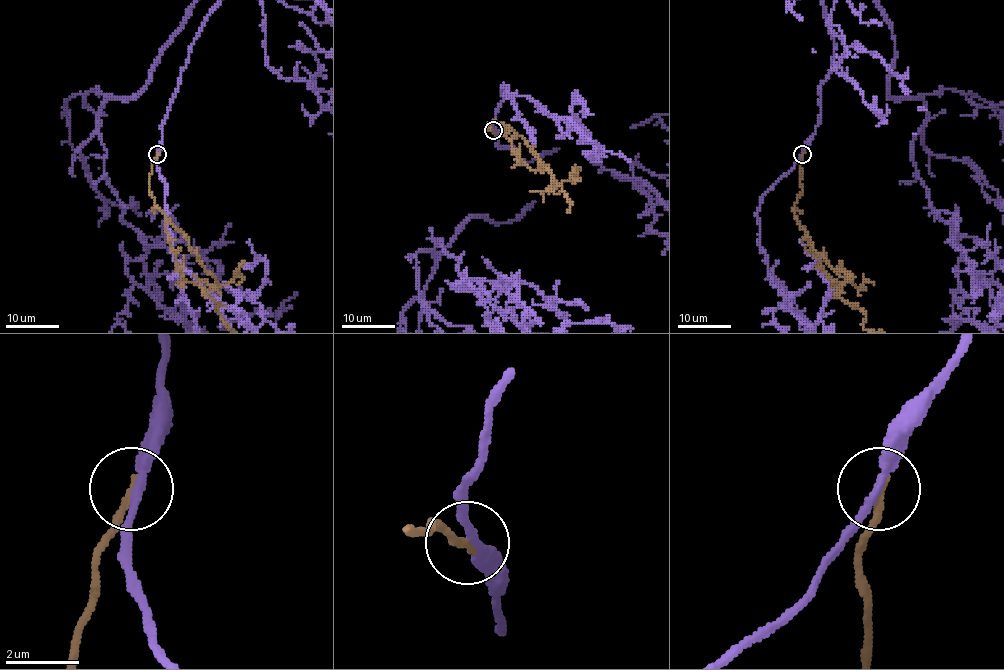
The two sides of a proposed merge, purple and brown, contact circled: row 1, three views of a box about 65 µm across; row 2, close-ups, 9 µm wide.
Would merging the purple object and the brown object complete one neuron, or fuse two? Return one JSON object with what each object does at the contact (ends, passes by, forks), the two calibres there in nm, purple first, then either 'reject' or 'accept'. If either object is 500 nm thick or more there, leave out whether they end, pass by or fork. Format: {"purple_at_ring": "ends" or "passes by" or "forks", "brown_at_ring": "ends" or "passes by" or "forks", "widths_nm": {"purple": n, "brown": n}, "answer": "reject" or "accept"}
{"purple_at_ring": "passes by", "brown_at_ring": "ends", "widths_nm": {"purple": 220, "brown": 240}, "answer": "accept"}

